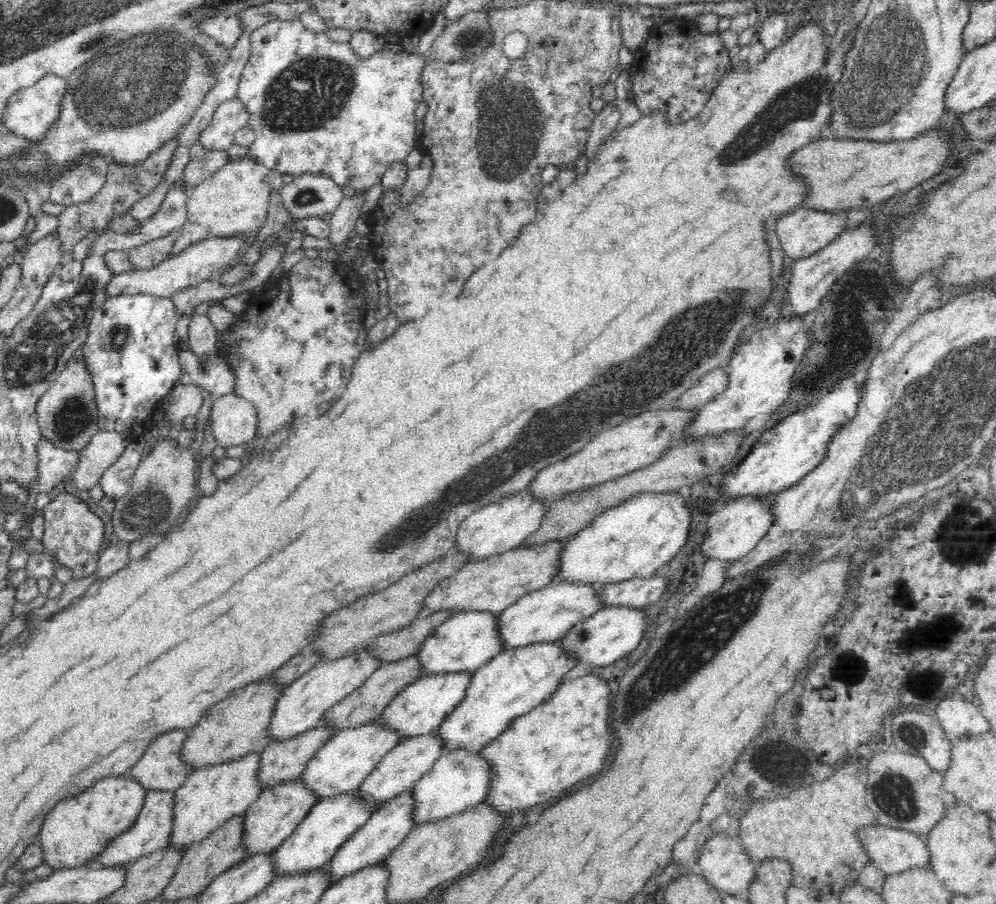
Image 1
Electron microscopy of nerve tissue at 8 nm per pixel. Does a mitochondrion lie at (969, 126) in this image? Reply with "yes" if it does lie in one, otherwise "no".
no

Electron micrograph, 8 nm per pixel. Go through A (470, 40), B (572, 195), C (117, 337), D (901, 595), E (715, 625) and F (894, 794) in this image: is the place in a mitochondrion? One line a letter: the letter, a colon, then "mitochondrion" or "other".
A: mitochondrion
B: other
C: mitochondrion
D: other
E: mitochondrion
F: mitochondrion

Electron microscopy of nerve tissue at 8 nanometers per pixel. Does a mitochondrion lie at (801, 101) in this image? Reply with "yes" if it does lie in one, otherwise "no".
yes

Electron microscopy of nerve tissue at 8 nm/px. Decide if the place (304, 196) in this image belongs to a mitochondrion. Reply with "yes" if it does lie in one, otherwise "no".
yes

